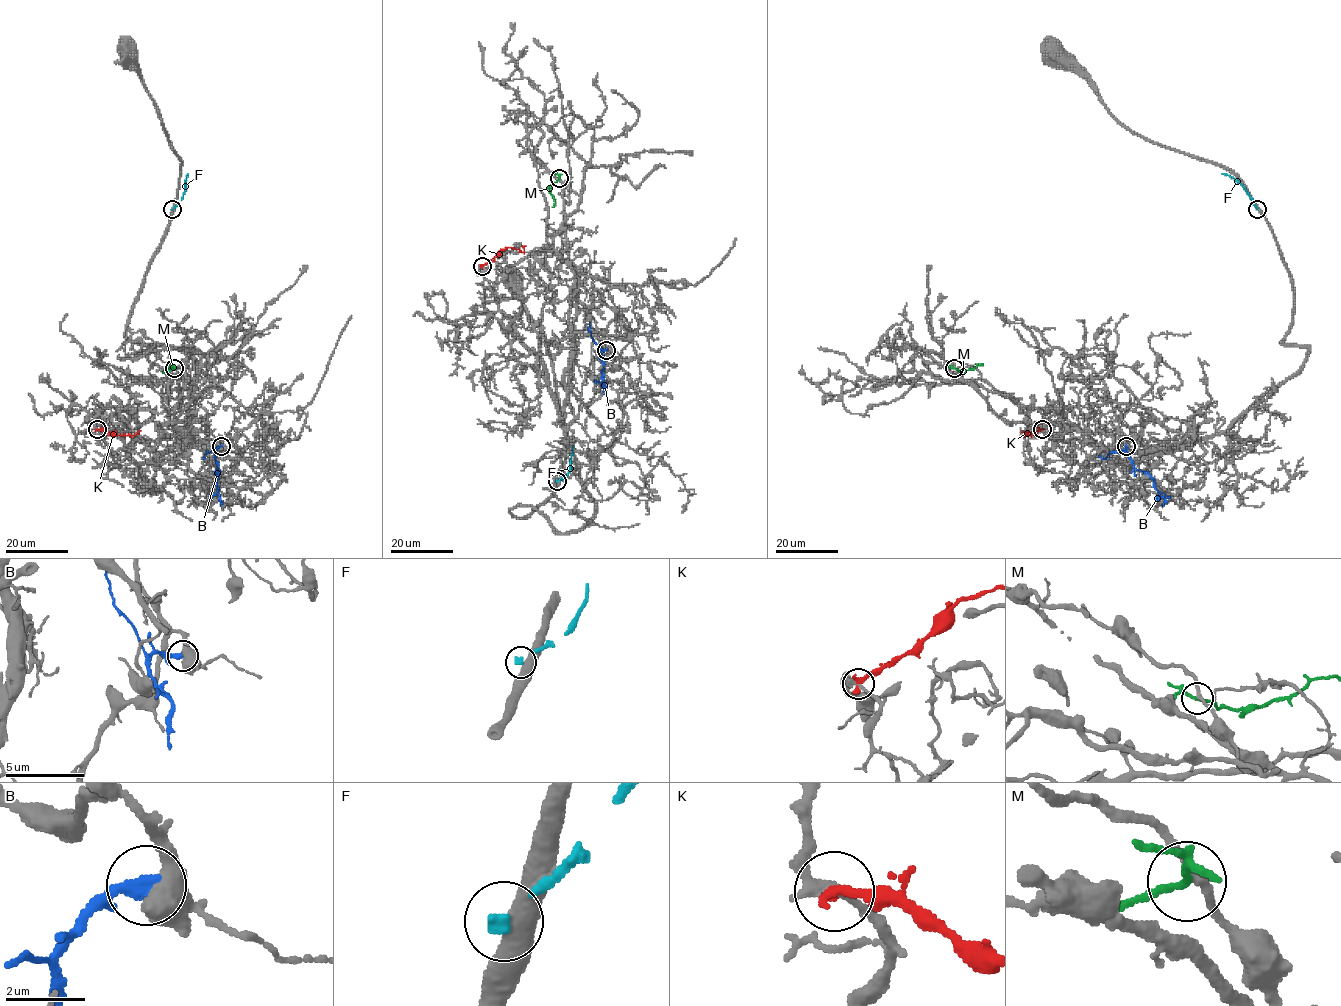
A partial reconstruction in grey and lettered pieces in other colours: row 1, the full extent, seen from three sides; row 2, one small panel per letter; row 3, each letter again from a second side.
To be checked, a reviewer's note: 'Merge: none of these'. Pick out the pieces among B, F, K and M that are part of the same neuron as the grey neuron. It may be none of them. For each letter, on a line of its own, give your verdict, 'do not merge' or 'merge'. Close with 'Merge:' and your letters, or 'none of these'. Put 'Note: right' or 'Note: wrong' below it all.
B: do not merge
F: do not merge
K: do not merge
M: do not merge
Merge: none of these
Note: right

